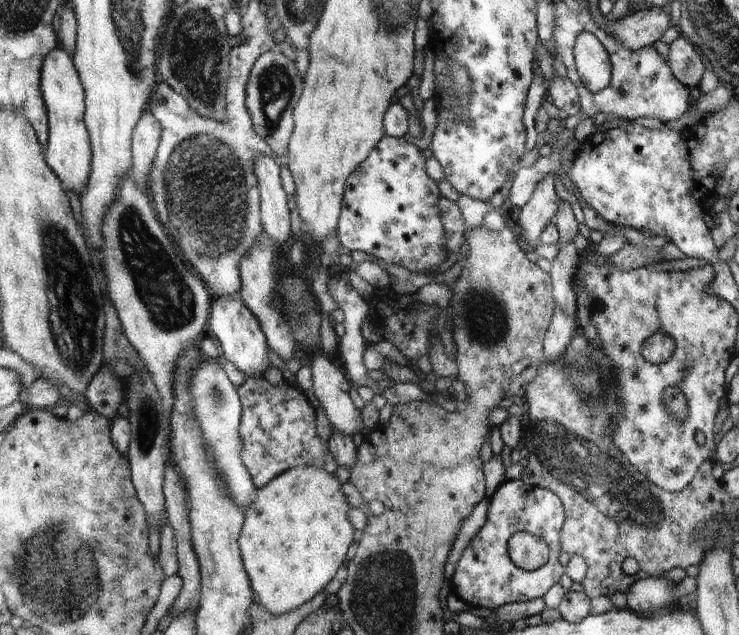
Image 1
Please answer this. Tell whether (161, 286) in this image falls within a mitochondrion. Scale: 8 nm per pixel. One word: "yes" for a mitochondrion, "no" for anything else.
yes

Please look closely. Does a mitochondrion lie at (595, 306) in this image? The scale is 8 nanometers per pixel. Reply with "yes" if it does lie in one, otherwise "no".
no

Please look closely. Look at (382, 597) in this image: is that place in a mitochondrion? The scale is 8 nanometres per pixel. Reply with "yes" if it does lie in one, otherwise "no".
yes

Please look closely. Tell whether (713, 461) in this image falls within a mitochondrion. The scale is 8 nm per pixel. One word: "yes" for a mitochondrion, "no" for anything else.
no

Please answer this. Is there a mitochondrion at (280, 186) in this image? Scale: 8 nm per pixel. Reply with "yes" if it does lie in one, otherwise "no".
no

